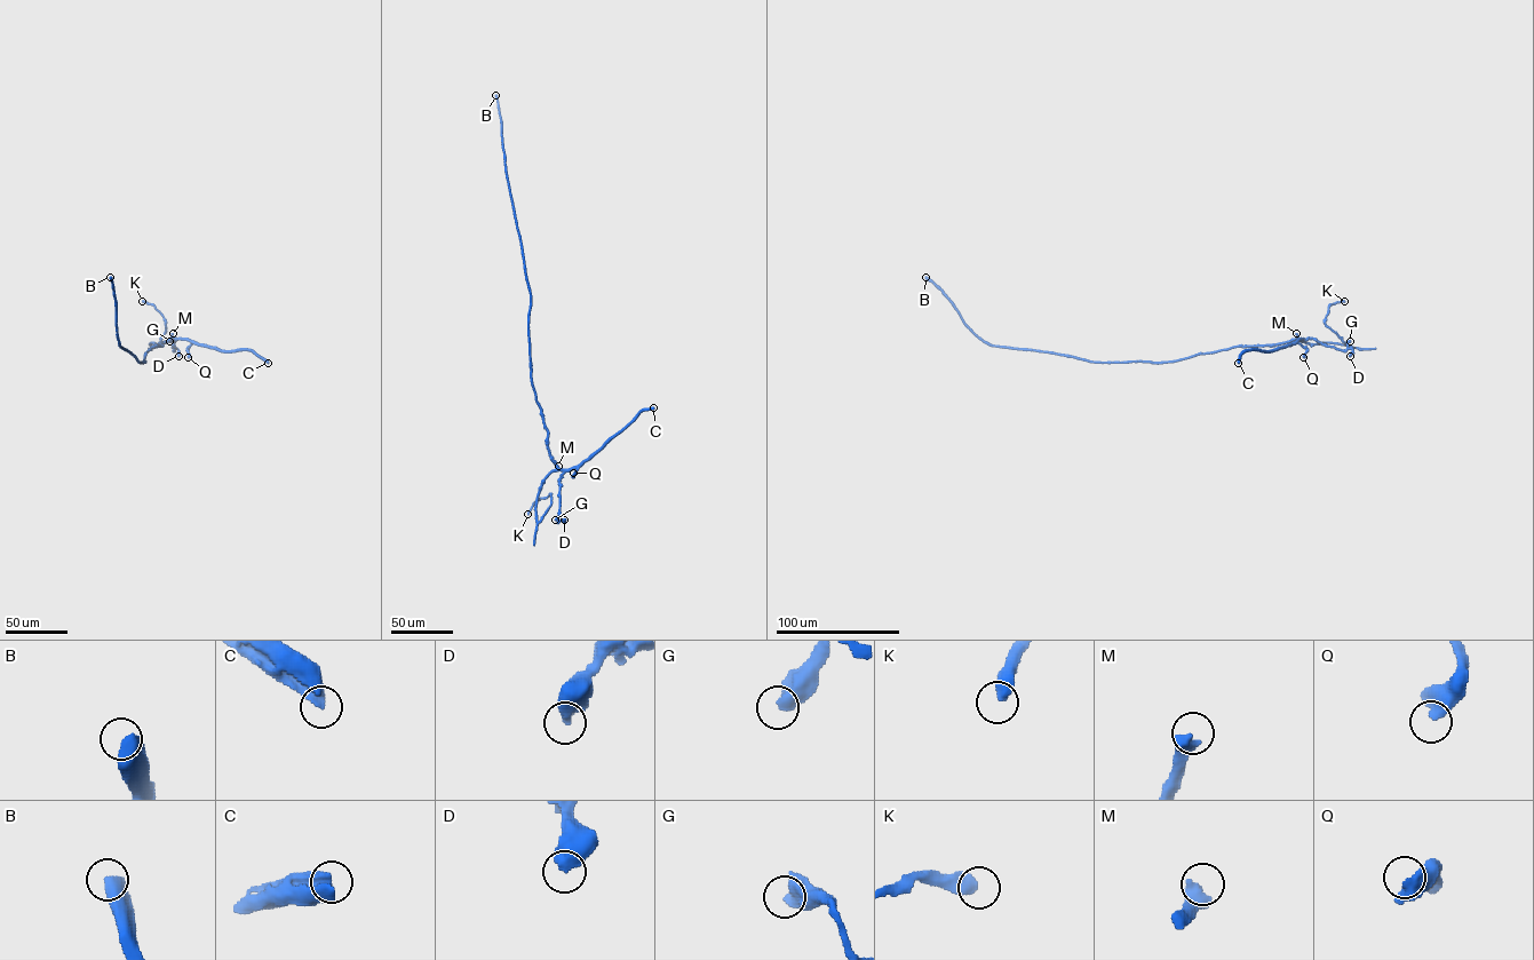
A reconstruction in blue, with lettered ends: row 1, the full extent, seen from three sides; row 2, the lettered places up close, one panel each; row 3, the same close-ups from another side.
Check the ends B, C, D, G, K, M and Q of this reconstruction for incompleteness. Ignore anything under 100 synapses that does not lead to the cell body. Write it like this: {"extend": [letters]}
{"extend": ["B"]}

